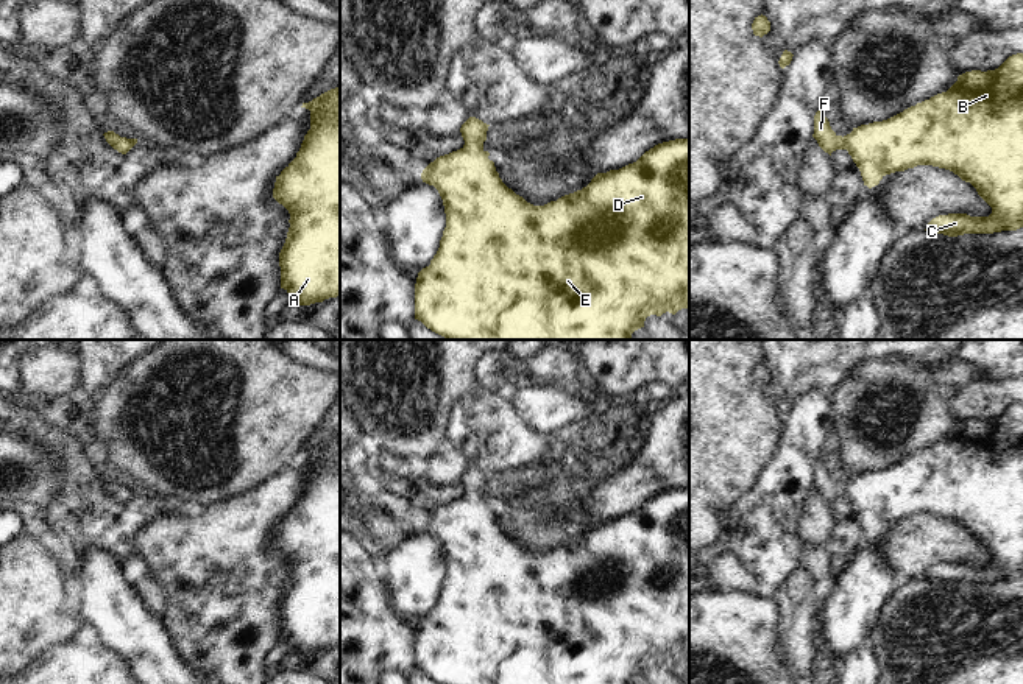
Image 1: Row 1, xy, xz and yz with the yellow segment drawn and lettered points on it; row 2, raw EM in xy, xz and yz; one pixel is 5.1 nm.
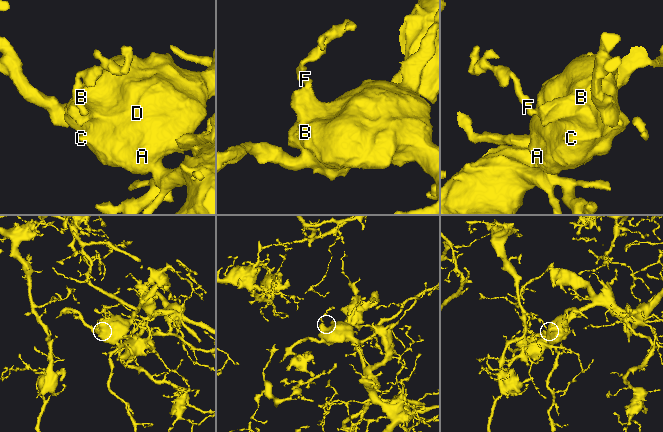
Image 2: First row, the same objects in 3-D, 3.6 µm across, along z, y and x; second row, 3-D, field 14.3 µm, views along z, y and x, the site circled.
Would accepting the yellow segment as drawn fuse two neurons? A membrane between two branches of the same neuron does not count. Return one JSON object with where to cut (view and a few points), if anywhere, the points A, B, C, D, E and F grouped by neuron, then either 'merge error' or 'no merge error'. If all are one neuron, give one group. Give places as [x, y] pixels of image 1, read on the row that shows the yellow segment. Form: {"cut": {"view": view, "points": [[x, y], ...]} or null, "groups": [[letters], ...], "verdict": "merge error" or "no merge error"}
{"cut": null, "groups": [["A", "B", "C", "D", "E", "F"]], "verdict": "no merge error"}

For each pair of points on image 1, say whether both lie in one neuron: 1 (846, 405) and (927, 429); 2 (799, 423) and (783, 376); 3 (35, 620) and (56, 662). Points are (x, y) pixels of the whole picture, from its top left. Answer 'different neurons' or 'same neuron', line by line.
1: same neuron
2: different neurons
3: different neurons

